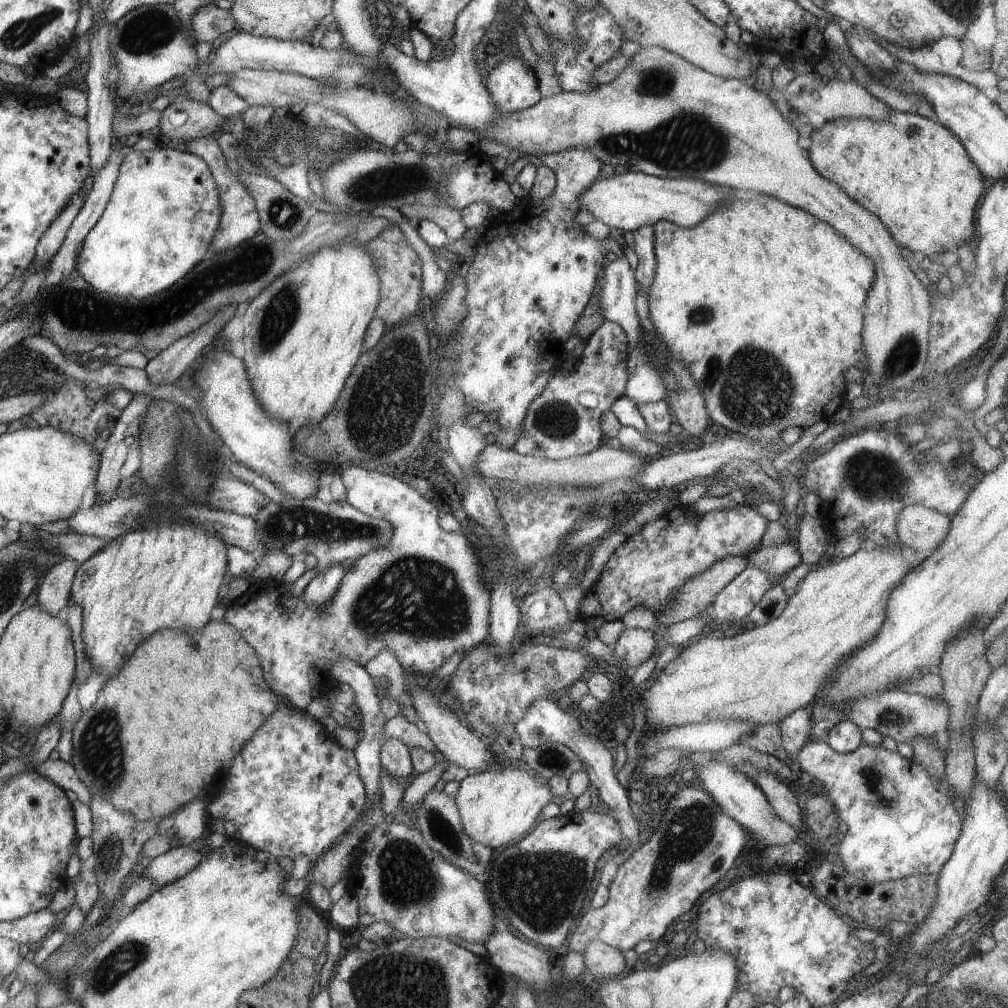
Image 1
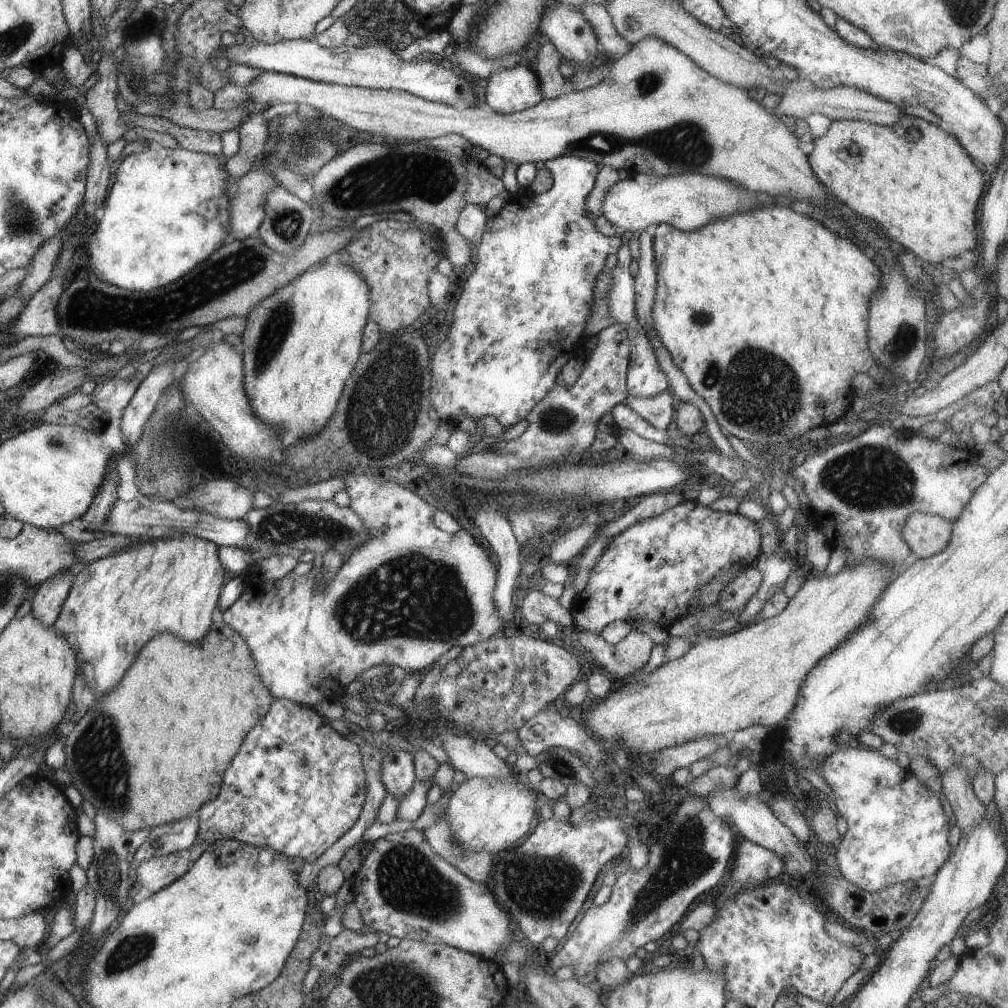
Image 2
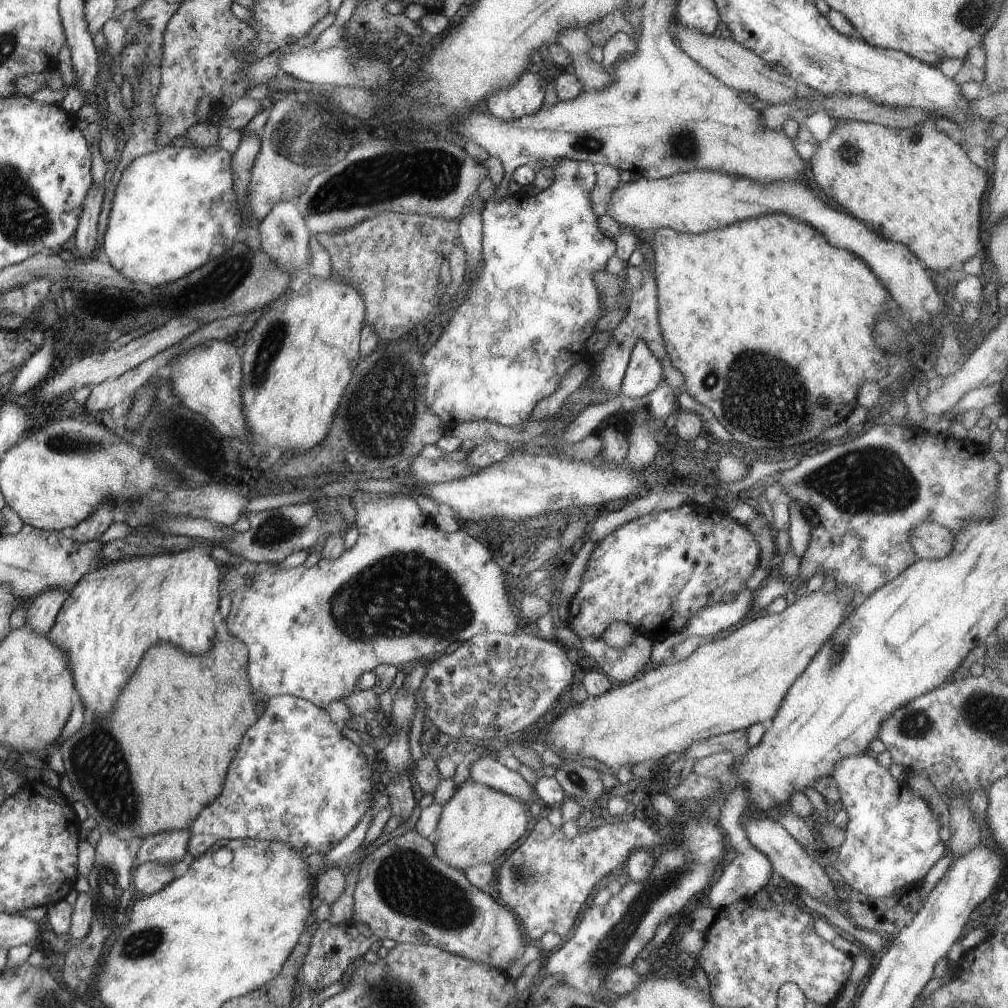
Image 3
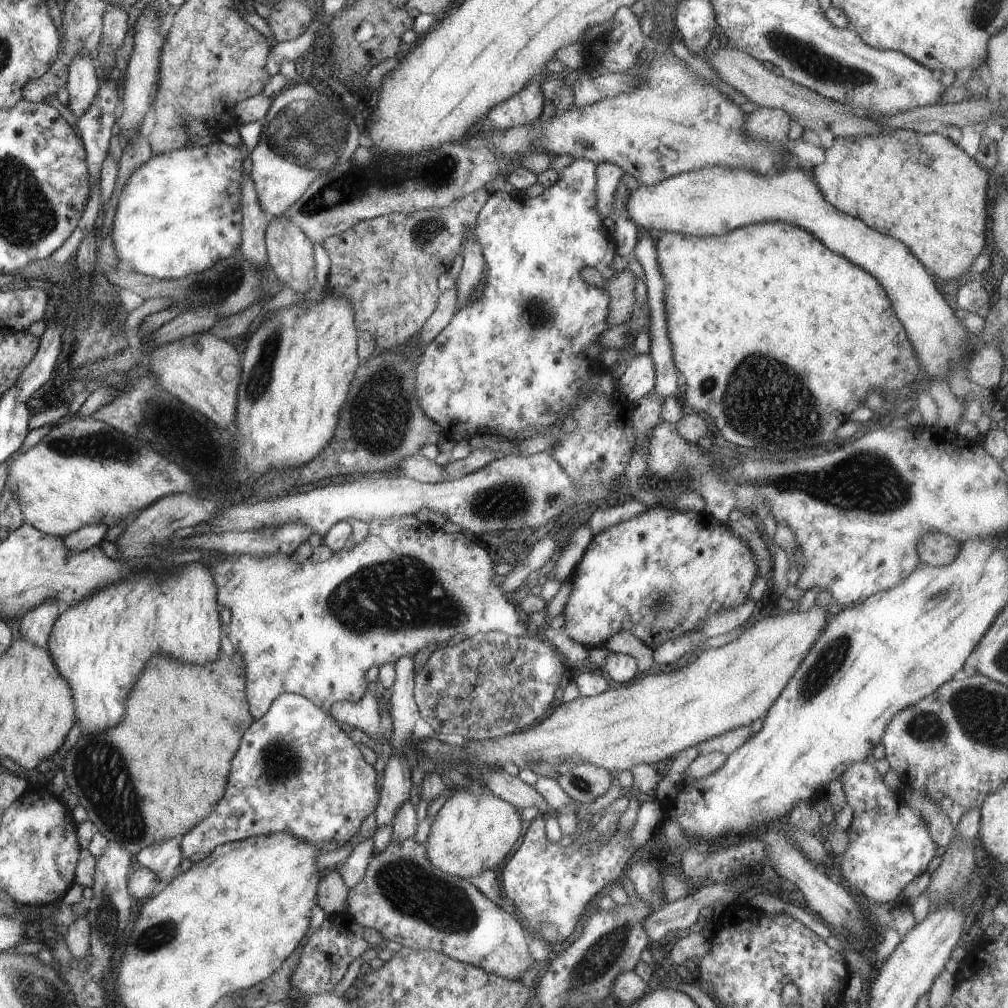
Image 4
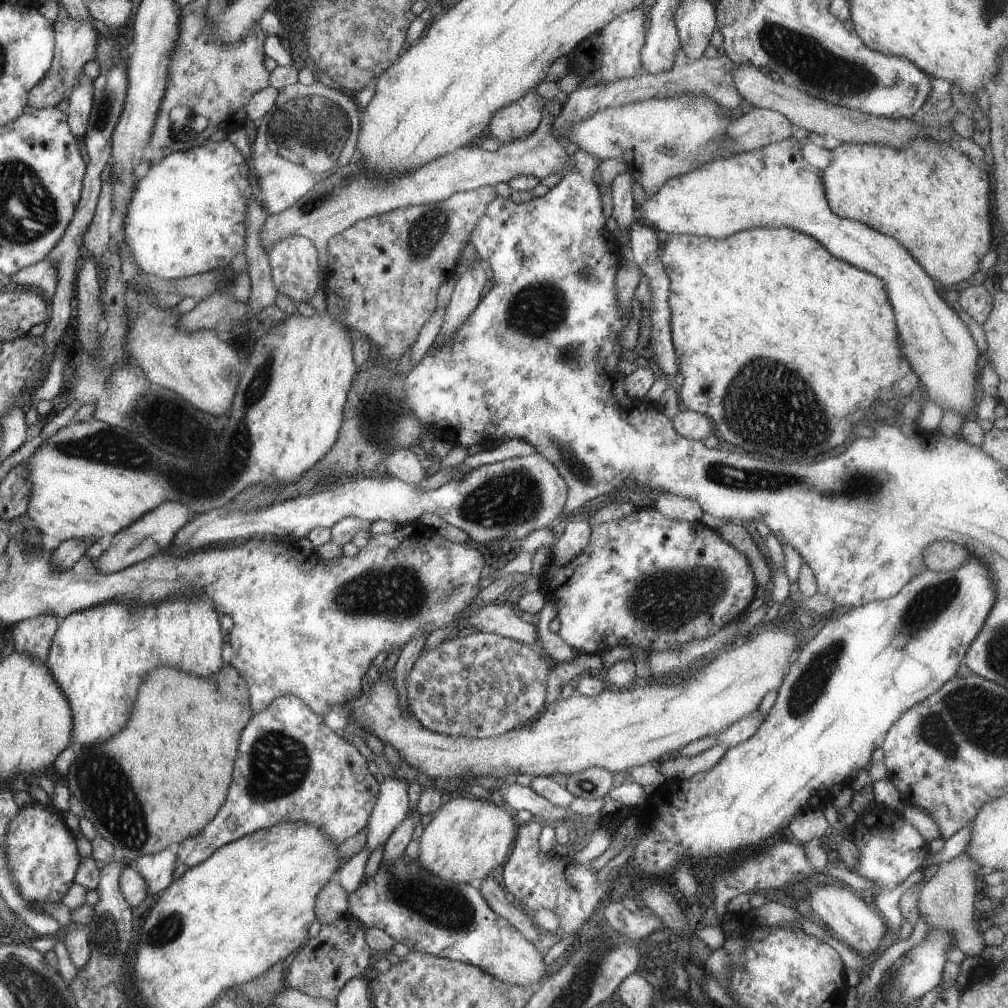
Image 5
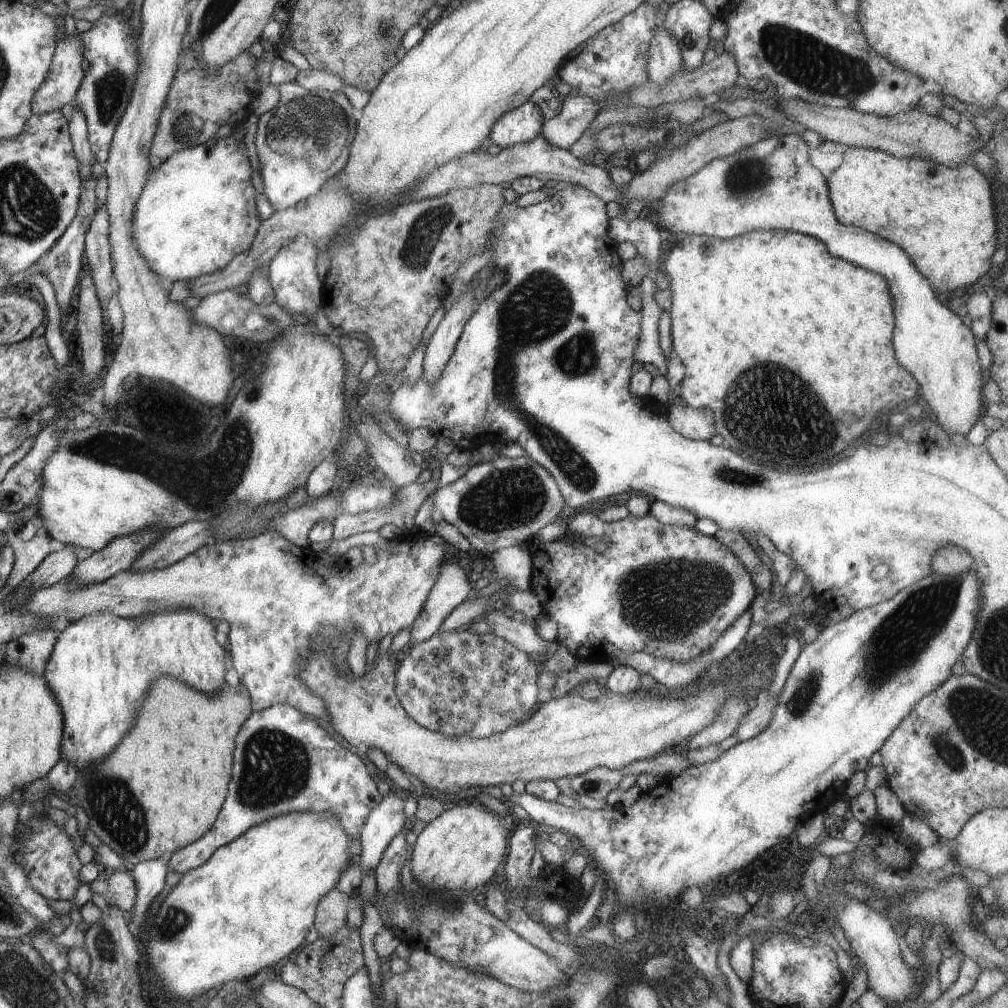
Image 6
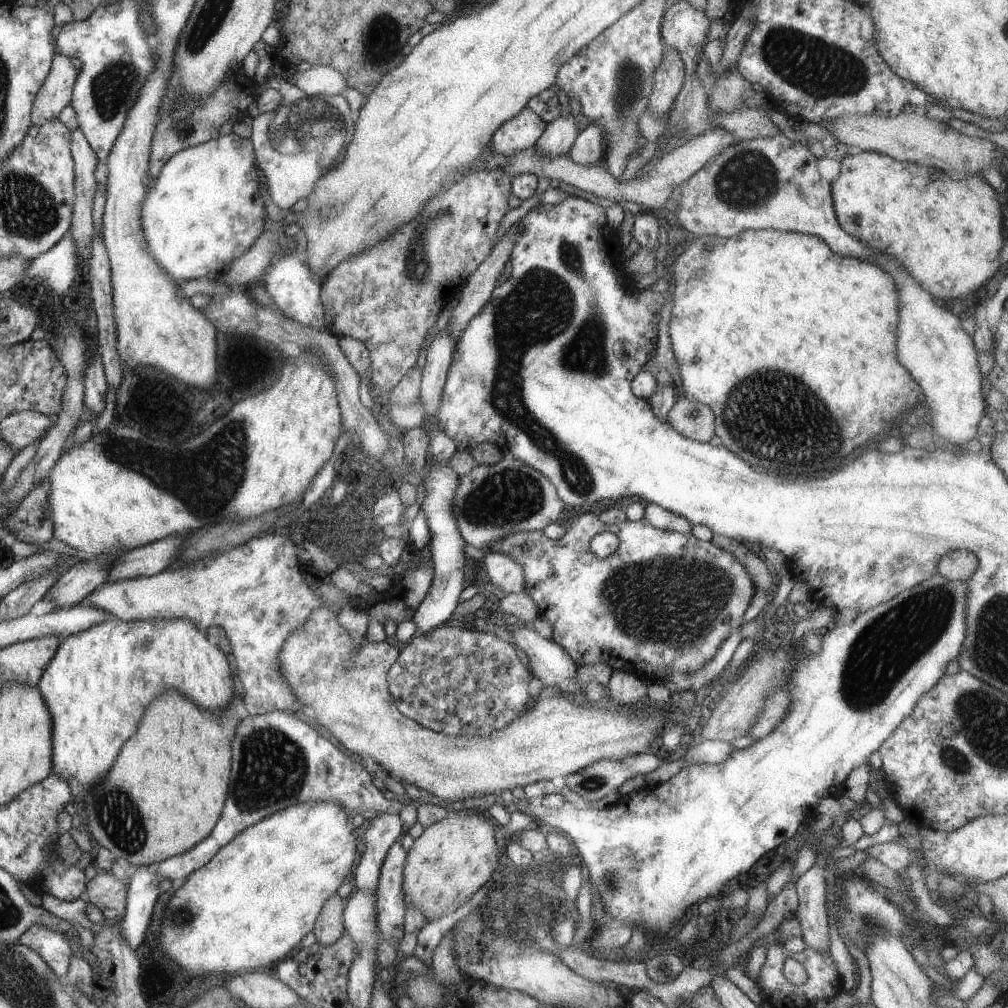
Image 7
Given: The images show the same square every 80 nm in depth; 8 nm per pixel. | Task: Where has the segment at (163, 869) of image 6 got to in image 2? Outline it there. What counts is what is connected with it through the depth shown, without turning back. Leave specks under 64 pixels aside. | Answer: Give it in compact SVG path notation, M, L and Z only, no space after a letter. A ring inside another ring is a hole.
M197 812L176 823L152 827L148 838L135 852L136 863L144 862L152 857L186 853L196 843L199 835L198 829L199 816Z

